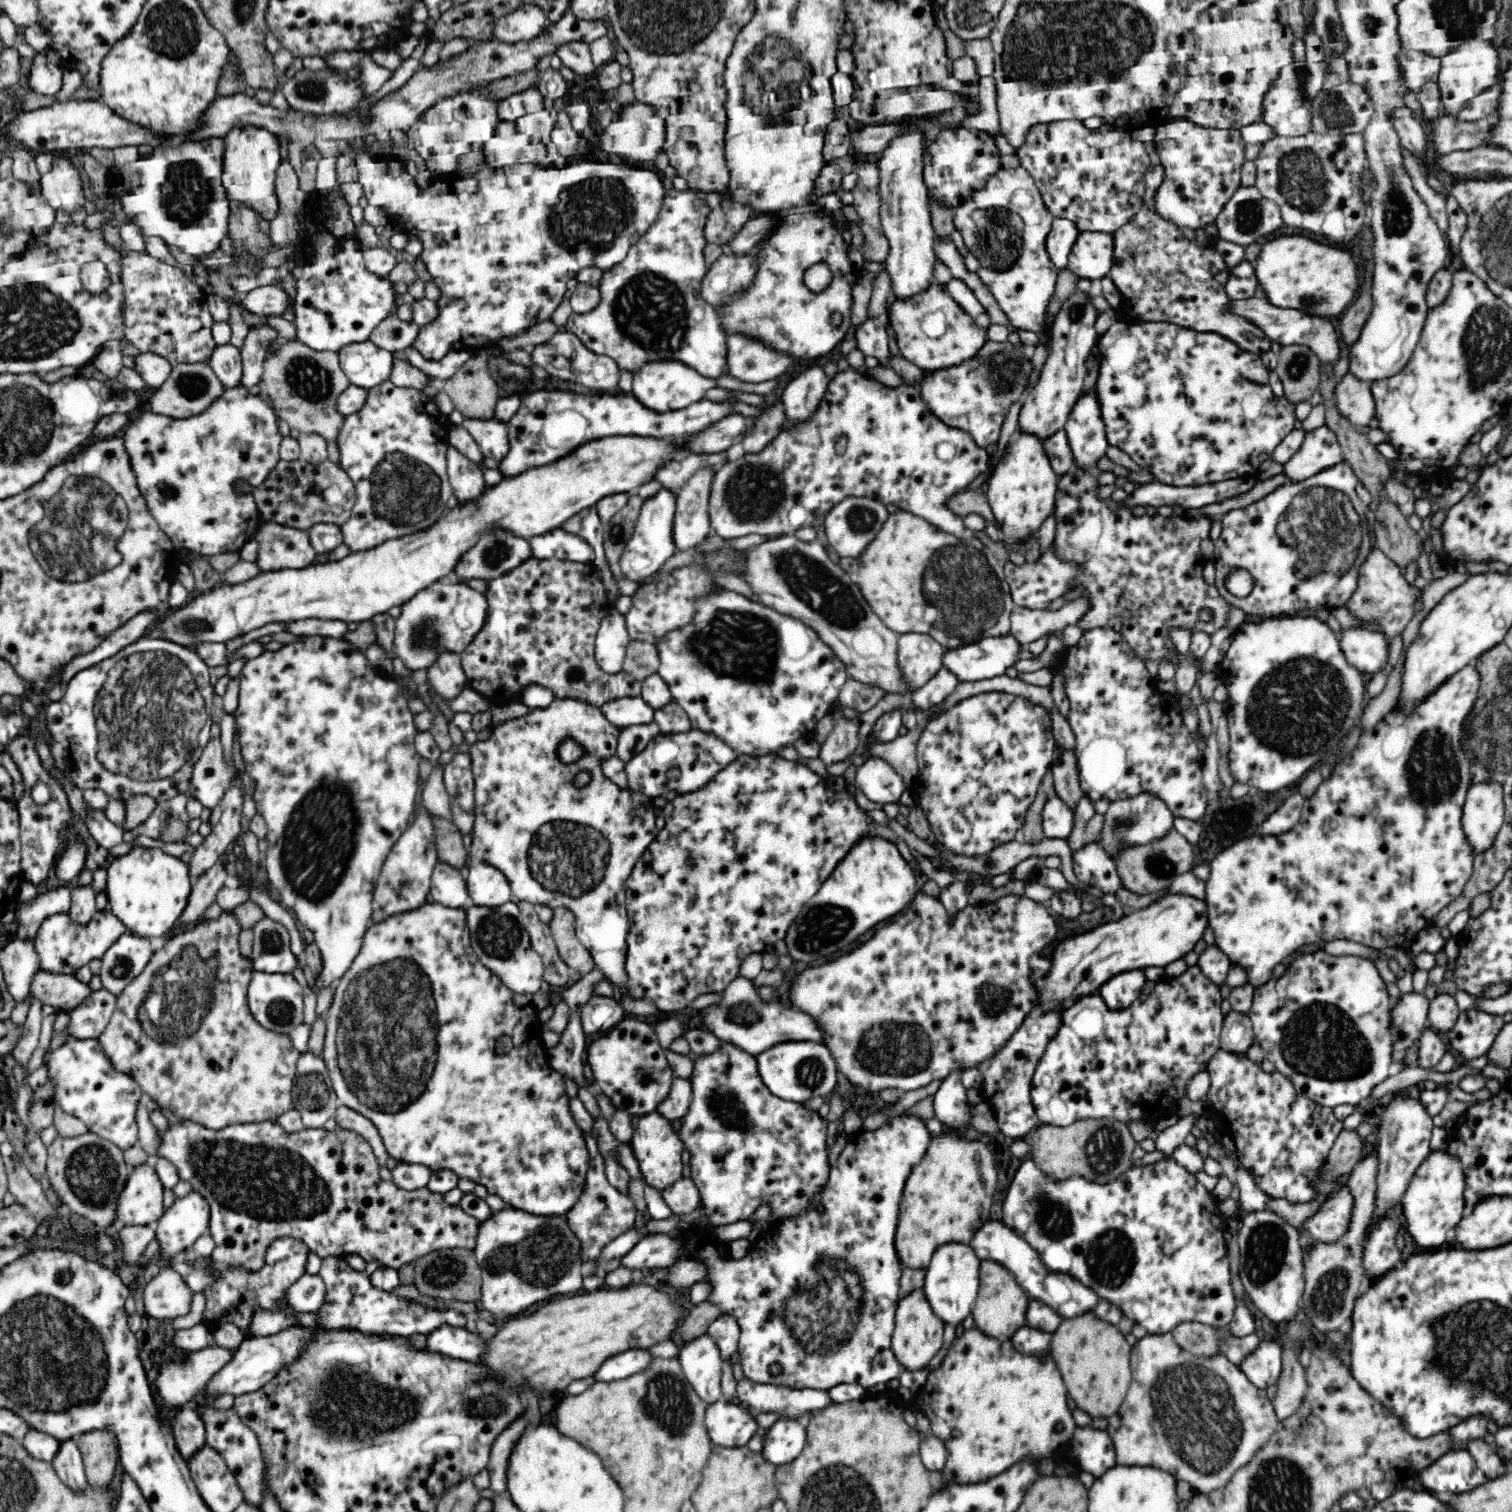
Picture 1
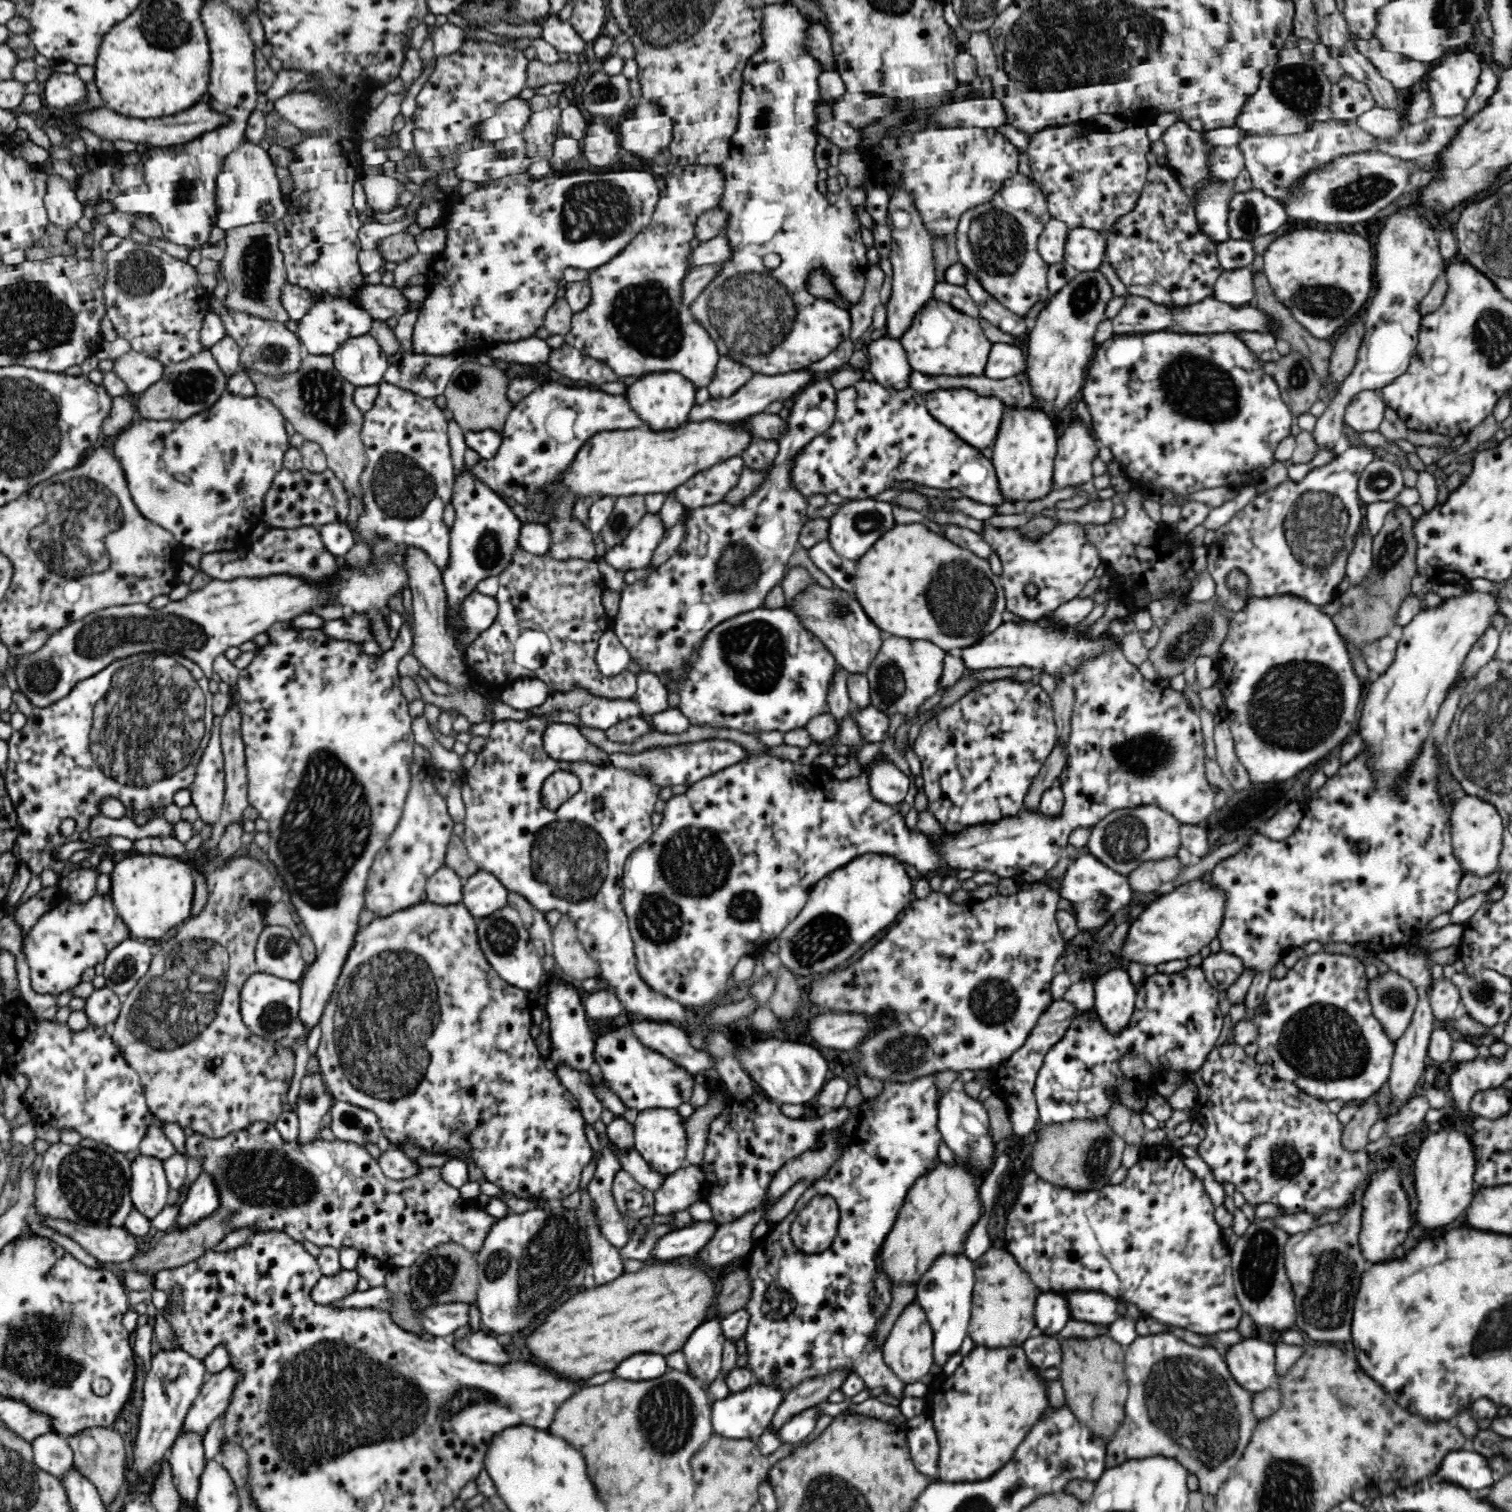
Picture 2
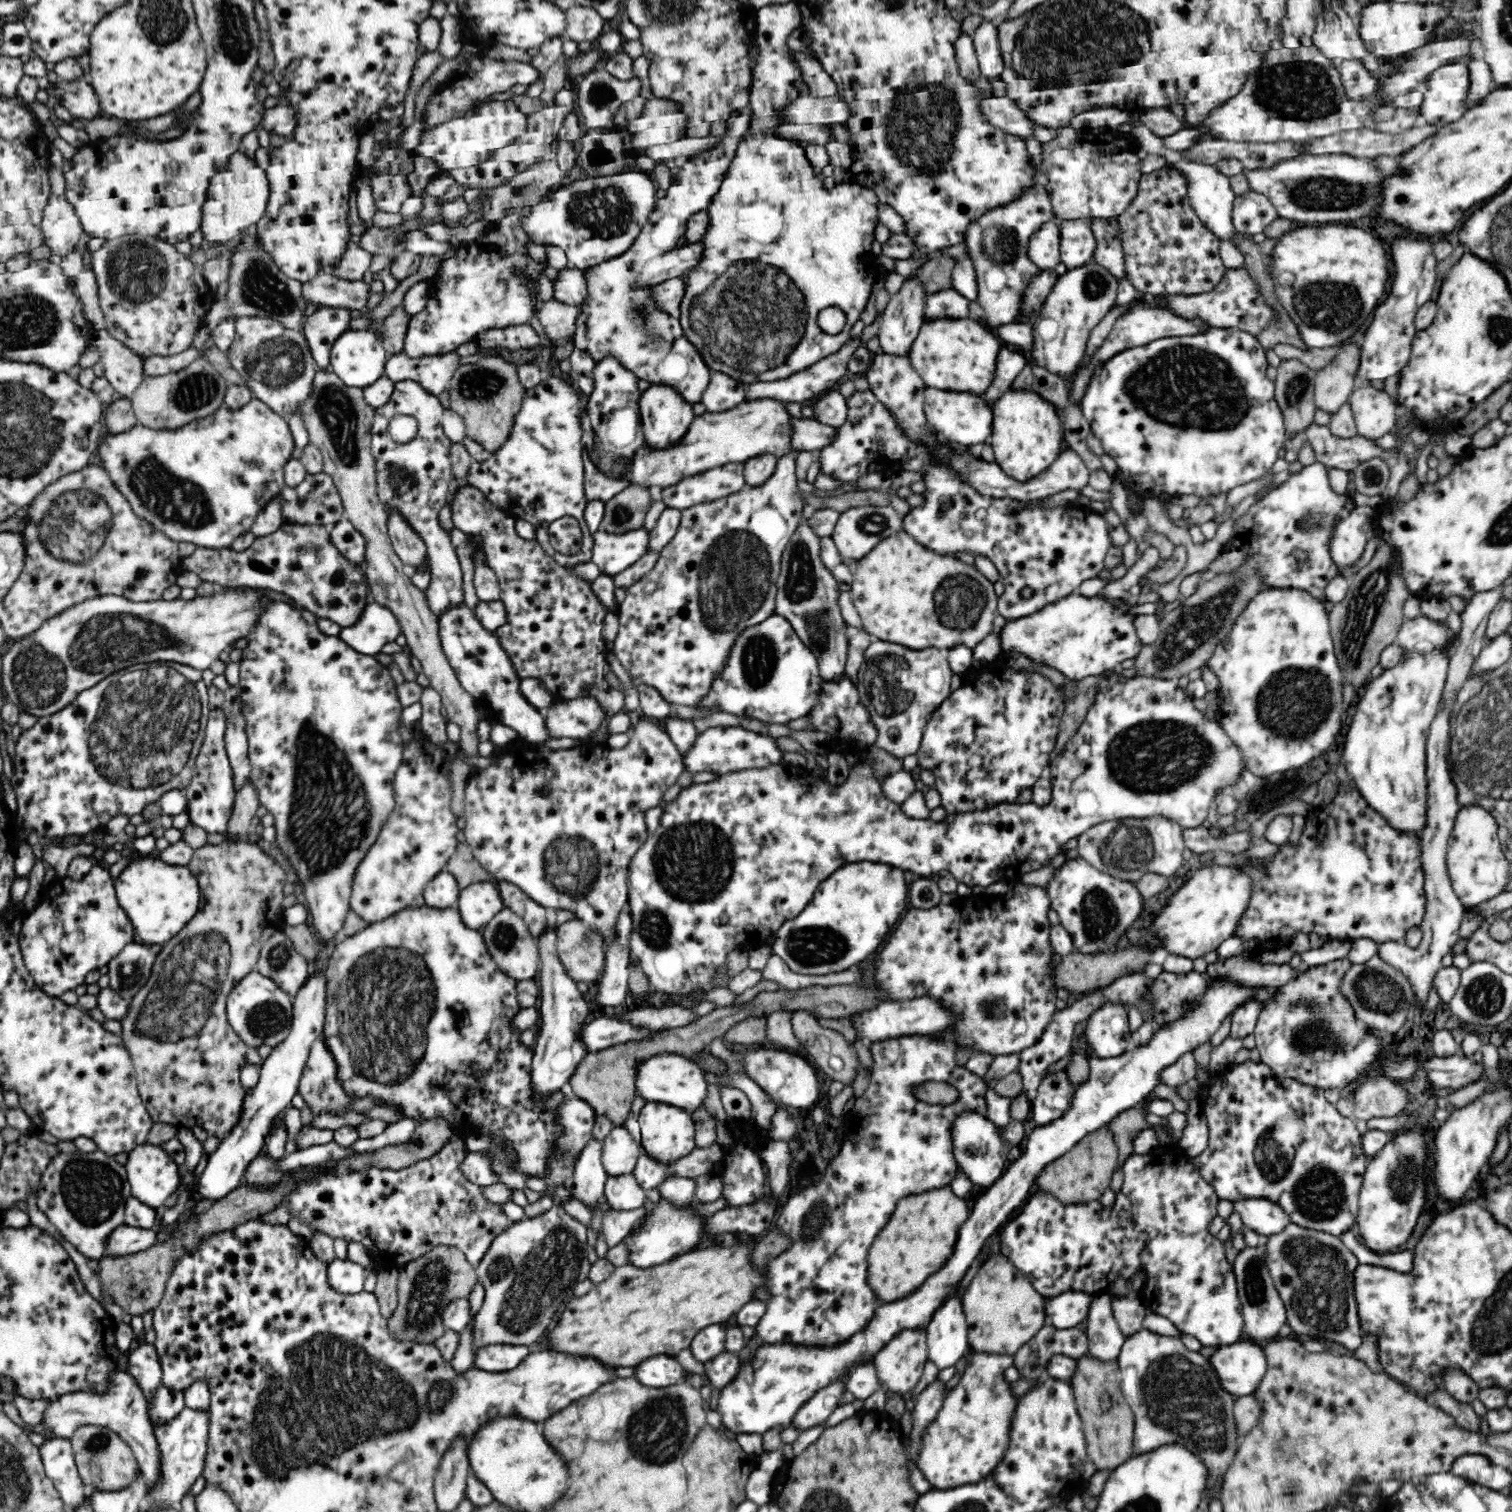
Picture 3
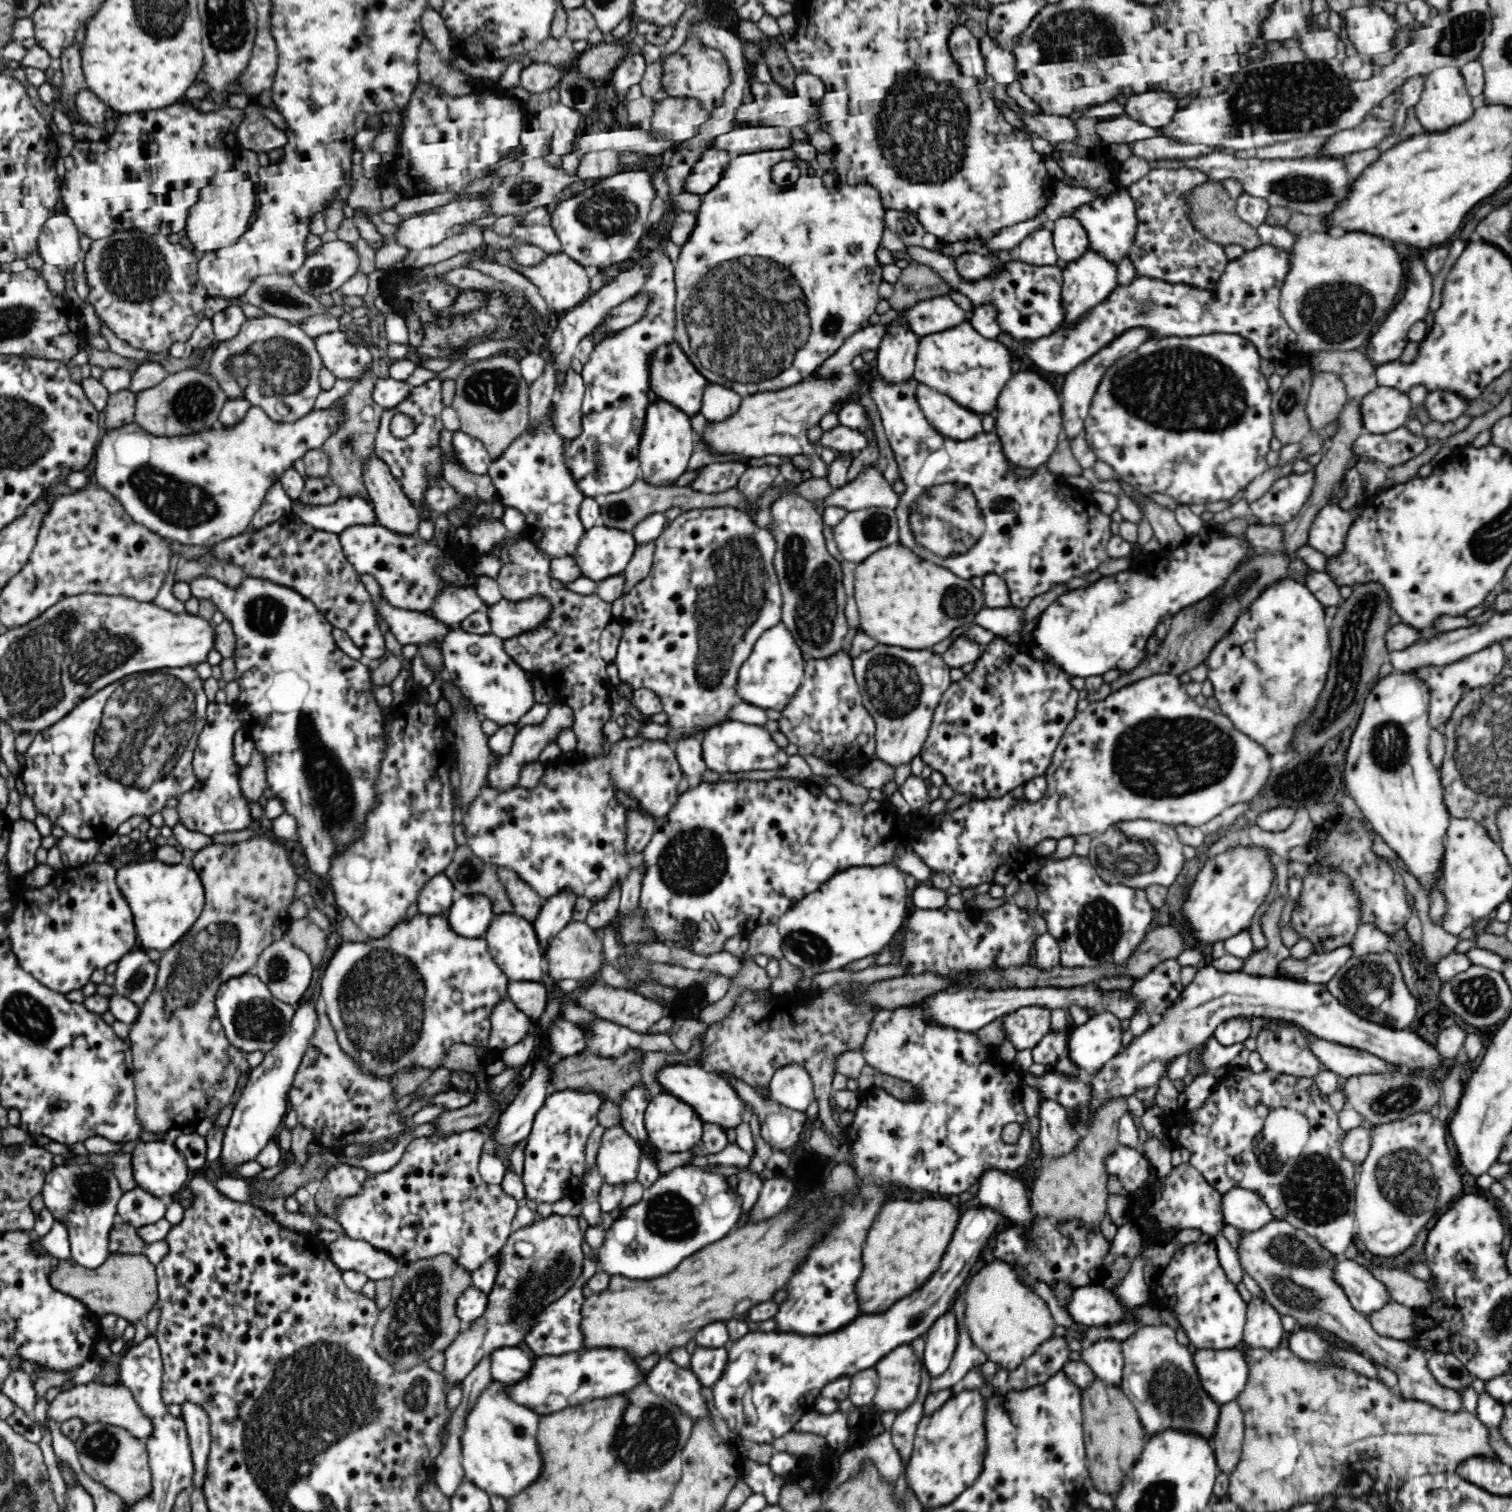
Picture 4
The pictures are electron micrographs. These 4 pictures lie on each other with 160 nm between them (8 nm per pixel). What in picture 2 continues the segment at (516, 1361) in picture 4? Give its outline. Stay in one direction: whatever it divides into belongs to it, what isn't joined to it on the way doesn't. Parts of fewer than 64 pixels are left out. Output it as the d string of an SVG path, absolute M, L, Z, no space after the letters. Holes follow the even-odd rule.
M484 1330L460 1339L455 1348L472 1360L500 1365L510 1362L510 1352L506 1352L503 1340L490 1336Z

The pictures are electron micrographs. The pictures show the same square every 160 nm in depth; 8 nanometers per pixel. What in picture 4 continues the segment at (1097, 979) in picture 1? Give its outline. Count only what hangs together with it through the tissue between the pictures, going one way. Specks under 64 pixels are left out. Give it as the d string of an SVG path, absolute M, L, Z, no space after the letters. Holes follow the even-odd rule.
M1256 845L1229 846L1225 852L1205 859L1204 863L1190 888L1183 912L1196 943L1200 941L1210 944L1216 940L1225 941L1230 936L1247 930L1256 910L1266 902L1276 872L1269 850Z

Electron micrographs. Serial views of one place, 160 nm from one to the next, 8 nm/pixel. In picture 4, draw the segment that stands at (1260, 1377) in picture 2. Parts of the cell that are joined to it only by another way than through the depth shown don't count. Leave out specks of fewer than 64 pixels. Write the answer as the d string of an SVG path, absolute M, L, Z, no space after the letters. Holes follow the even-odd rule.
M1242 1347L1224 1350L1198 1349L1193 1354L1200 1386L1219 1405L1234 1401L1248 1378Z

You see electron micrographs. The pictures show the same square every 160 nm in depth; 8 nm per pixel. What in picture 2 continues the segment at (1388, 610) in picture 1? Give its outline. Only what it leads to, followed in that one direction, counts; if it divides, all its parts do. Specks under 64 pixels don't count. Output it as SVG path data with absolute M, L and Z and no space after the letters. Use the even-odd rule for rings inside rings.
M1358 530L1352 552L1346 558L1346 576L1351 584L1360 584L1372 566L1373 536Z

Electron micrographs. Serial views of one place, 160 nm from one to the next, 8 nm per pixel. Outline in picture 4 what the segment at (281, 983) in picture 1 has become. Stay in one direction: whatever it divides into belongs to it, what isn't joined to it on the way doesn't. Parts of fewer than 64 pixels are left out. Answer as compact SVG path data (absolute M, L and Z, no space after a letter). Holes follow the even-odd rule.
M252 972L230 978L218 986L214 1007L228 1043L245 1052L272 1050L288 1032L295 1013L295 1007L275 999L266 984L262 984Z

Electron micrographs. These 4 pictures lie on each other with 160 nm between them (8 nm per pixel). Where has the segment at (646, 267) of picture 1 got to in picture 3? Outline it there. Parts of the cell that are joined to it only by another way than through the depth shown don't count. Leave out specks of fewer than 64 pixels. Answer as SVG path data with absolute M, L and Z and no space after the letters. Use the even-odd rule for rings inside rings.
M749 104L733 110L726 120L726 134L721 145L710 152L680 161L678 166L670 169L671 183L666 196L657 199L655 209L643 224L630 250L618 258L583 271L588 284L588 300L577 318L573 336L575 346L588 352L595 363L614 357L622 367L635 372L640 380L646 380L651 385L674 387L678 395L691 405L701 402L711 377L710 370L694 345L684 336L679 319L667 312L658 311L654 301L649 298L651 288L633 290L629 285L635 280L634 274L640 272L654 256L677 249L676 243L684 237L687 221L696 212L706 211L710 206L741 138L751 127L752 119L753 110Z

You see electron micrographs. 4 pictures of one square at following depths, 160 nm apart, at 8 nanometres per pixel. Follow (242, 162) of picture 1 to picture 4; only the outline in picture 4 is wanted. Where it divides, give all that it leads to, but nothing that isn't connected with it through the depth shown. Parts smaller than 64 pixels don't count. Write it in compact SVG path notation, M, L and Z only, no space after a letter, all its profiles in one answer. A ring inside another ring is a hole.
M237 169L216 175L198 196L198 202L192 204L186 220L186 237L194 247L196 254L202 255L220 248L234 245L250 226L250 215L254 210L256 198L255 184Z

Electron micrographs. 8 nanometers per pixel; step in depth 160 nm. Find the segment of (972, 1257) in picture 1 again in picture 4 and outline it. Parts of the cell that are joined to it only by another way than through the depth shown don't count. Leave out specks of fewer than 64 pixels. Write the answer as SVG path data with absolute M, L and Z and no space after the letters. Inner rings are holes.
M948 1312L940 1316L924 1334L925 1347L922 1364L930 1378L944 1374L952 1360L952 1354L958 1344L956 1318Z

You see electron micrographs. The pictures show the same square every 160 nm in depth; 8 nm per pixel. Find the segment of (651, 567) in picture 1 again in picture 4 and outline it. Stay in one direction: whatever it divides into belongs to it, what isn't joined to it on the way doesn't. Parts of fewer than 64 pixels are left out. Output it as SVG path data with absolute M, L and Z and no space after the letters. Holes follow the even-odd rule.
M598 523L584 532L572 559L578 565L580 577L598 582L620 575L635 550L636 541L631 532Z

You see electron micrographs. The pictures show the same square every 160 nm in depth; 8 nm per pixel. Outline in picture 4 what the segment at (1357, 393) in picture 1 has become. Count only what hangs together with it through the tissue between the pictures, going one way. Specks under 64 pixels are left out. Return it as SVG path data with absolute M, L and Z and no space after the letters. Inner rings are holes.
M1379 386L1360 398L1366 432L1386 434L1406 424L1413 409L1408 392Z

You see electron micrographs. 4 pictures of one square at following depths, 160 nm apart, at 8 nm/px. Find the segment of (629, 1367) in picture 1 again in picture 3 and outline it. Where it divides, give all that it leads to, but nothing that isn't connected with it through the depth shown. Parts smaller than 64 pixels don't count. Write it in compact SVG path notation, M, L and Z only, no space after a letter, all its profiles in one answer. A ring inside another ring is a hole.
M656 1355L638 1364L635 1377L647 1387L666 1388L682 1382L685 1371L675 1356Z

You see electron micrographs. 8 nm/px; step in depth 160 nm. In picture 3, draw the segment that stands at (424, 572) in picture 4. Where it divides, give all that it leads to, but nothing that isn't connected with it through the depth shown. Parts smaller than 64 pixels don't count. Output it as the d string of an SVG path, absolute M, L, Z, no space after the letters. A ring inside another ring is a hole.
M346 518L329 527L332 544L352 563L363 569L366 556L365 536Z

